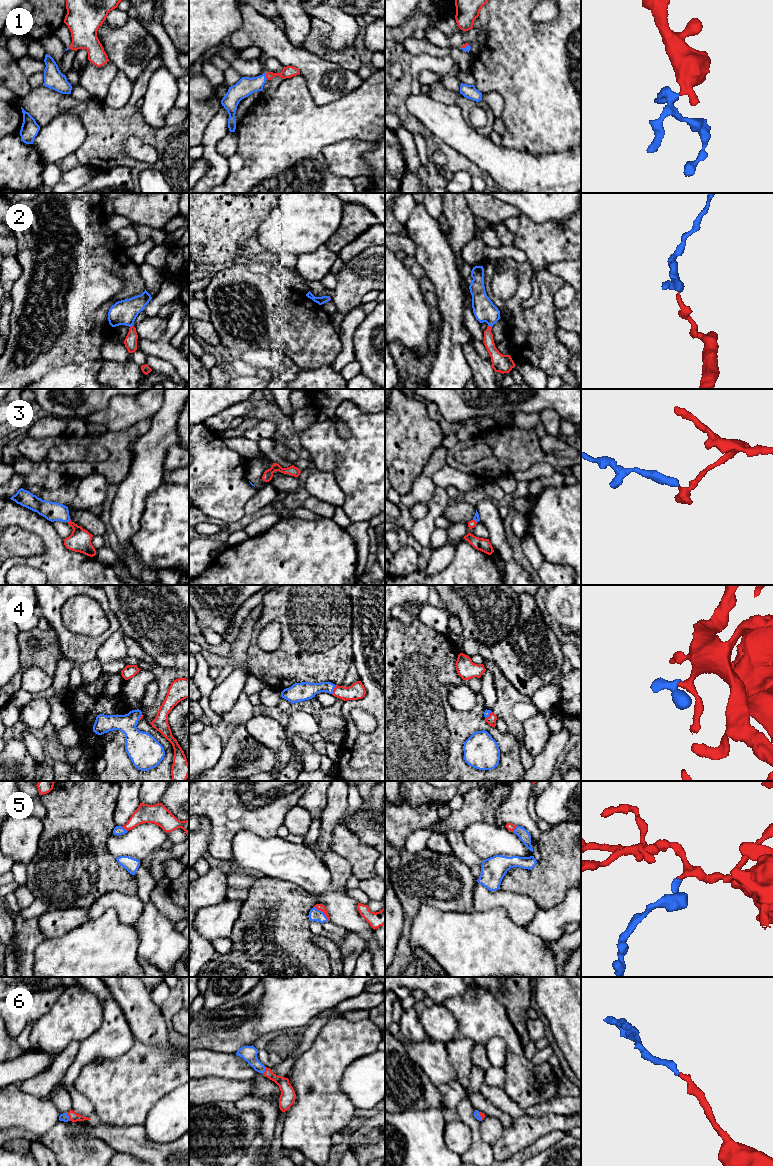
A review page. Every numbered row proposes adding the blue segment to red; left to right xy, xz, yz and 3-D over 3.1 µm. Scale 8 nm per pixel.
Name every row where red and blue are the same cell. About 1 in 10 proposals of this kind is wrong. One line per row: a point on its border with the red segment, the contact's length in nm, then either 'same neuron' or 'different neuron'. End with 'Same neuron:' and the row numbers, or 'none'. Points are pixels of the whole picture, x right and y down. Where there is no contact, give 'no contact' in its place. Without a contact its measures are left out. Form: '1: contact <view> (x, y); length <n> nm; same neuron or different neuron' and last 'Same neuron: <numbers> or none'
1: contact xz (266, 77); length 50 nm; same neuron
2: contact yz (490, 326); length 40 nm; same neuron
3: contact xy (69, 521); length 40 nm; same neuron
4: contact xz (333, 690); length 80 nm; same neuron
5: contact xz (322, 911); length 170 nm; same neuron
6: contact xy (68, 1115); length 70 nm; same neuron
Same neuron: 1, 2, 3, 4, 5, 6

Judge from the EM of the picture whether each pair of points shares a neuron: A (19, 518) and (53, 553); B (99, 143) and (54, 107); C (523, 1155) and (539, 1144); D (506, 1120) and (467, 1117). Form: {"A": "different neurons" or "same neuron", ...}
{"A": "same neuron", "B": "same neuron", "C": "same neuron", "D": "different neurons"}

